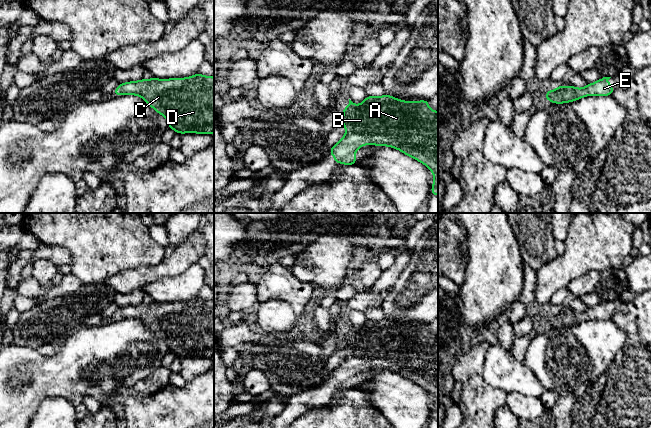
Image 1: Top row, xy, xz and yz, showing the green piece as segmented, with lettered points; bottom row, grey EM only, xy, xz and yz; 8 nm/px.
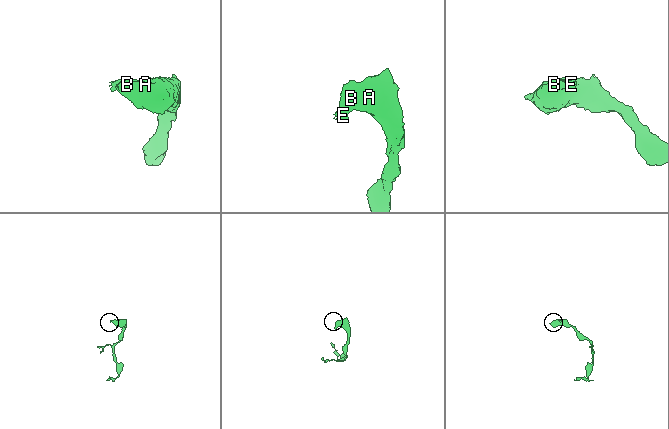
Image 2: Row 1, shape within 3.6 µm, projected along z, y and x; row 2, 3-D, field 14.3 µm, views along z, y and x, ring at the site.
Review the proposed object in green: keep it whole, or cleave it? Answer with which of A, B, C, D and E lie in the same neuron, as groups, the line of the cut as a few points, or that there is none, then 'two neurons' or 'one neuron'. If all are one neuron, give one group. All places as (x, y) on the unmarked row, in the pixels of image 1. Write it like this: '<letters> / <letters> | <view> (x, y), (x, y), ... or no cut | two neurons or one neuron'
A B C D E | no cut | one neuron

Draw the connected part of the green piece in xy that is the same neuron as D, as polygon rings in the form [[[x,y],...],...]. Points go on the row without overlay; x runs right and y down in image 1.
[[[196,297],[191,301],[170,303],[141,303],[121,307],[116,311],[114,320],[135,319],[152,331],[168,345],[170,353],[176,357],[214,357],[214,301]]]

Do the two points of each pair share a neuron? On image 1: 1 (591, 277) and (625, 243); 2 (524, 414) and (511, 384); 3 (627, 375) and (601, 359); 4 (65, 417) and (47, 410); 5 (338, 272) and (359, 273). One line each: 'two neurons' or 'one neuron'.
1: two neurons
2: two neurons
3: two neurons
4: one neuron
5: two neurons

